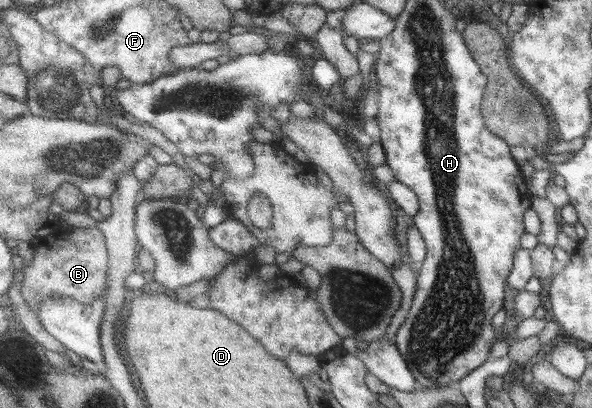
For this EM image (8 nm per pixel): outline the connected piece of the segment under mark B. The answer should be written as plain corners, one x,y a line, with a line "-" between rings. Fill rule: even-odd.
98,224
94,227
81,229
73,229
69,226
58,228
49,237
36,237
33,245
35,256
30,263
23,267
24,280
21,282
21,294
33,312
39,314
41,303
47,297
73,297
79,302
91,304
99,297
104,296
110,270
110,254
105,234
98,228

